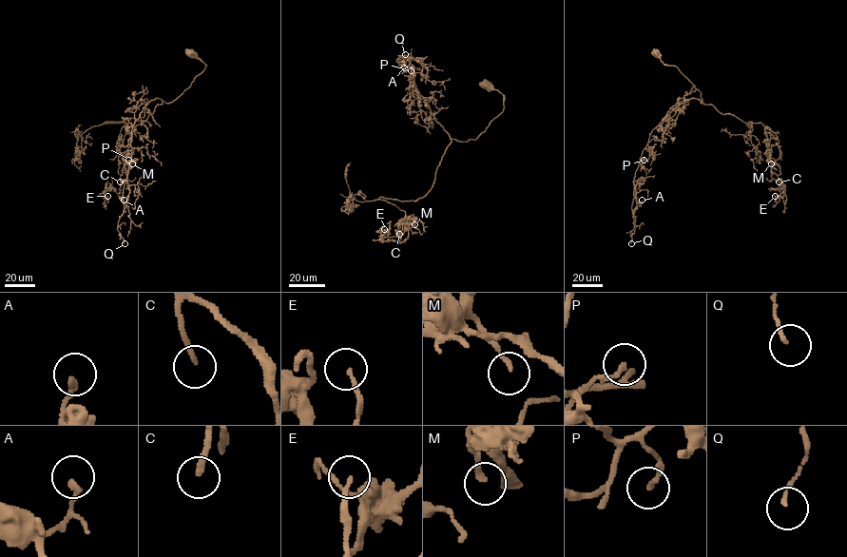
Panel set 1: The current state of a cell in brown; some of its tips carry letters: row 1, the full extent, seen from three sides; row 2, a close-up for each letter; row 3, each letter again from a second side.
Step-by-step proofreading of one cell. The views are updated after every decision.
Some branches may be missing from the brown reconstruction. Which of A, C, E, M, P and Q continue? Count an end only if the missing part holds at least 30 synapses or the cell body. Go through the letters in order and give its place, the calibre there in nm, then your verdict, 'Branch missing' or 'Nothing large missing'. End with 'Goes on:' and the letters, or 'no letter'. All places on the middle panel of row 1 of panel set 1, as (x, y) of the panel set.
A: Place: (404, 67). Thickness 200 nm. Nothing large missing
C: Place: (399, 234). Thickness 180 nm. Branch missing
E: Place: (384, 229). Thickness 110 nm. Branch missing
M: Place: (414, 224). Thickness 150 nm. Nothing large missing
P: Place: (411, 70). Thickness 170 nm. Nothing large missing
Q: Place: (405, 54). Thickness 120 nm. Nothing large missing
Goes on: C, E

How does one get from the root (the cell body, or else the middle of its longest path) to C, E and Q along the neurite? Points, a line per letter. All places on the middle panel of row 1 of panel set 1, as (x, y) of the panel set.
C: (487, 84), (503, 110), (475, 139), (451, 139), (430, 190), (379, 198), (405, 213), (399, 234)
E: (487, 84), (503, 110), (475, 139), (451, 139), (424, 196), (380, 198), (405, 213), (400, 240), (384, 229)
Q: (487, 84), (503, 95), (503, 110), (475, 139), (452, 139), (414, 87), (412, 59), (396, 59), (405, 54)

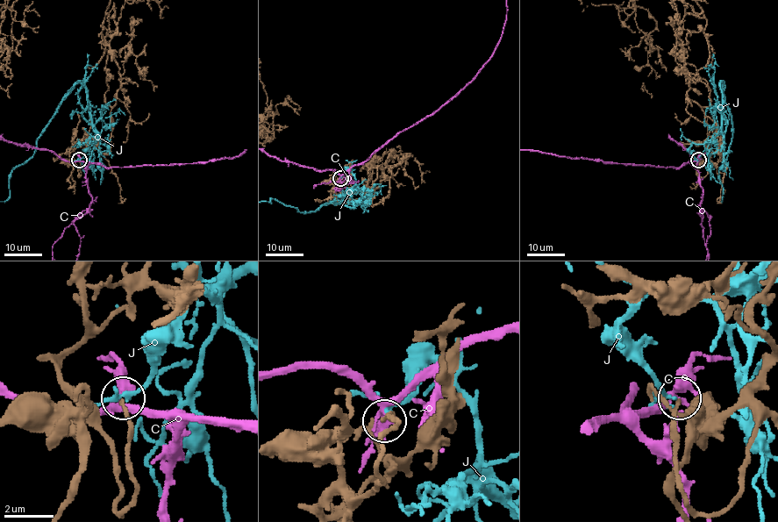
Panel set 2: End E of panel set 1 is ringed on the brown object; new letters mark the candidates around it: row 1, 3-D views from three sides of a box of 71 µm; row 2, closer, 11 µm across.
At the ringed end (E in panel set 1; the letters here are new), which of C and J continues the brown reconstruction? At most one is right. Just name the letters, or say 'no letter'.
no letter

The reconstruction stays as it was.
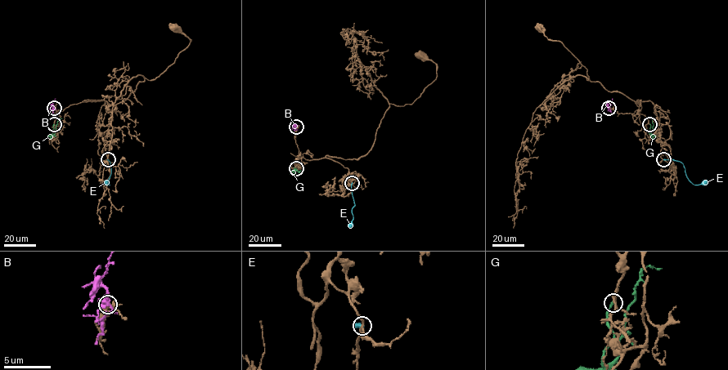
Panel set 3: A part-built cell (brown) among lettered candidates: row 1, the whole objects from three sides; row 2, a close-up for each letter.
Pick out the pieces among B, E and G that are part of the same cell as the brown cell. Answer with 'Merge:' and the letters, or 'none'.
Merge: G

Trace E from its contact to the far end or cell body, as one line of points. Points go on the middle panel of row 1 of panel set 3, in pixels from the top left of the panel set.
E: (352, 183), (355, 205), (352, 209), (352, 225), (349, 228)

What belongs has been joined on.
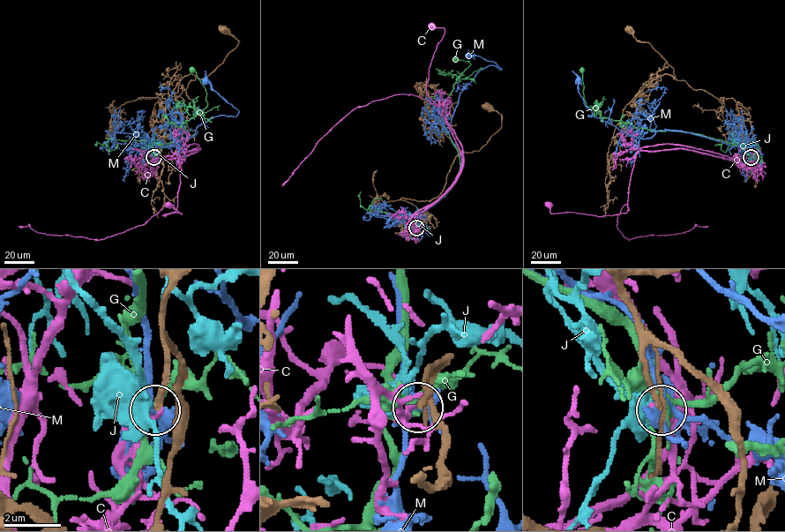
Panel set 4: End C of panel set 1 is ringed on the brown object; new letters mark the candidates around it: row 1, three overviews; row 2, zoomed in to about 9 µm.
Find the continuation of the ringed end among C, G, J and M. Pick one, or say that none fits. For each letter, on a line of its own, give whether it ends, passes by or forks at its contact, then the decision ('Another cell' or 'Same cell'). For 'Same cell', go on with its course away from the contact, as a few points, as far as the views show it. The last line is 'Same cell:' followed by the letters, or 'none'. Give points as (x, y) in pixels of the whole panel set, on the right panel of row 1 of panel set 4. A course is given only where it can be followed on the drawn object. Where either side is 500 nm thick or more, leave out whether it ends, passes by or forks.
C: It passes by. Another cell
G: It passes by. Another cell
J: It ends there. Same cell. Its course: (751, 156), (744, 146), (734, 142), (729, 132)
M: It forks there. Another cell
Same cell: J

